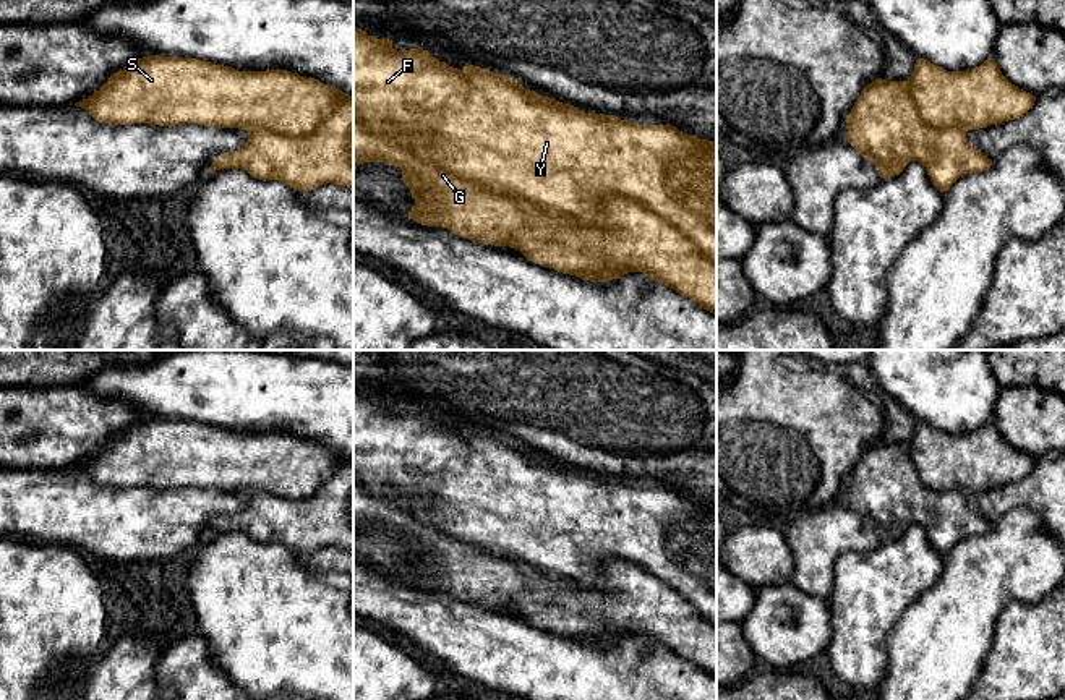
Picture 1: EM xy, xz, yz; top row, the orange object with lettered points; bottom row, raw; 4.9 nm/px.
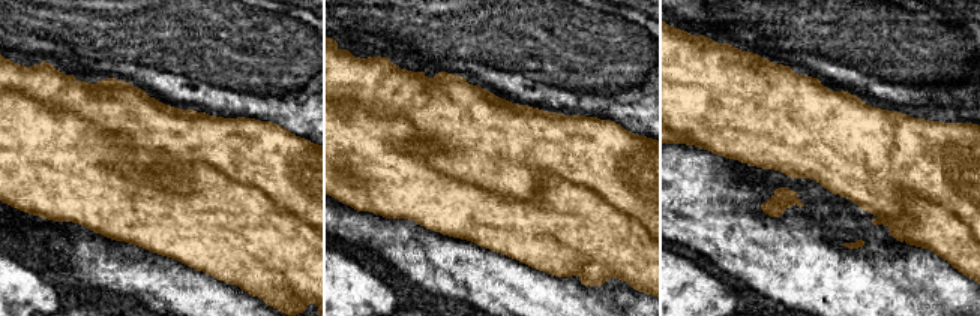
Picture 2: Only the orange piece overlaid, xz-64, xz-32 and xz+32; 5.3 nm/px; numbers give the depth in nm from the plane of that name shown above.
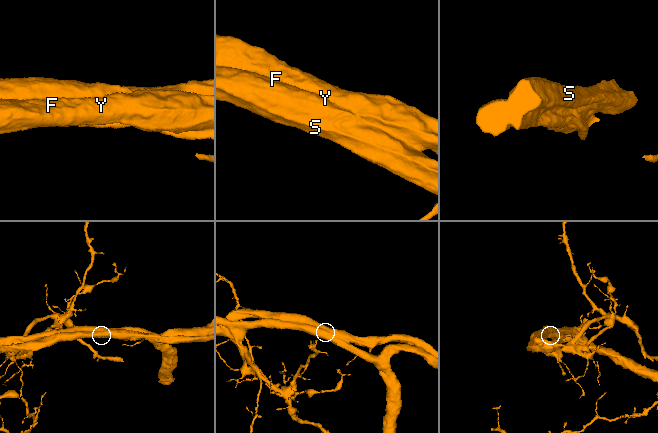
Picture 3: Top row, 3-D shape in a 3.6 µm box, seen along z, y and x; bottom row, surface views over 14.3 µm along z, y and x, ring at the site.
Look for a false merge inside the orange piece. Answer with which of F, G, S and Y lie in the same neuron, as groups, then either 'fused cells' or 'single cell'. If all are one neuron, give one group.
groups F Y / G S; fused cells

